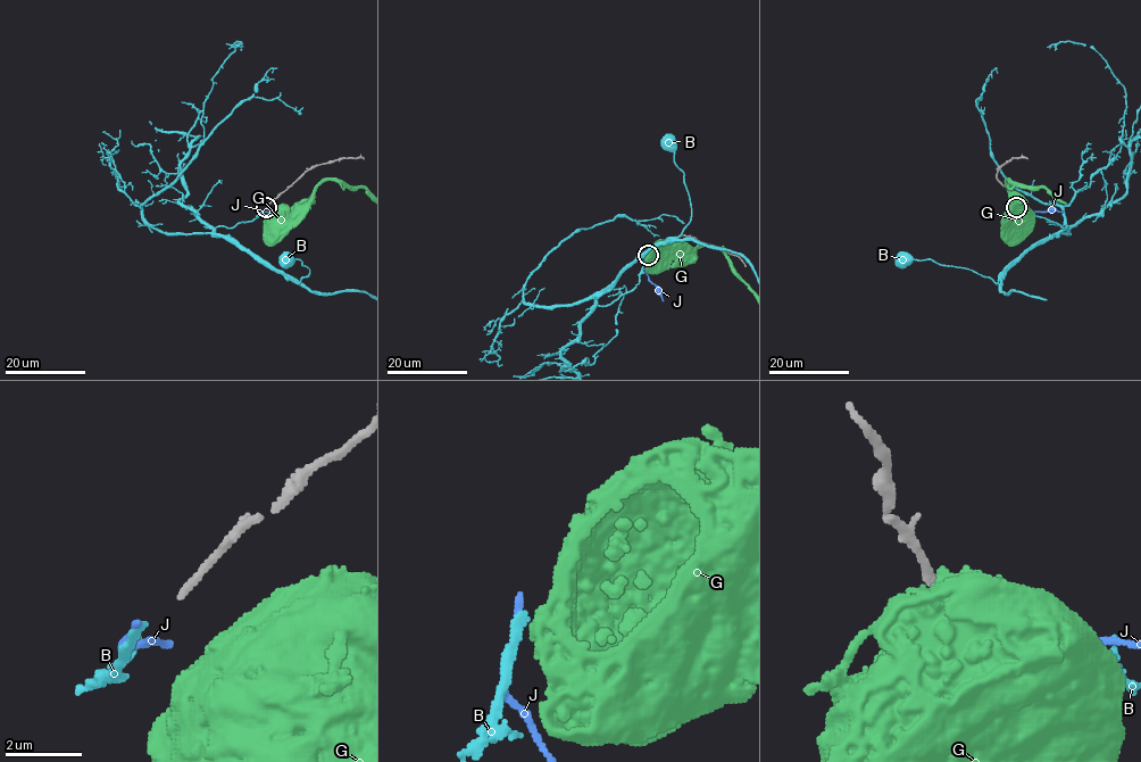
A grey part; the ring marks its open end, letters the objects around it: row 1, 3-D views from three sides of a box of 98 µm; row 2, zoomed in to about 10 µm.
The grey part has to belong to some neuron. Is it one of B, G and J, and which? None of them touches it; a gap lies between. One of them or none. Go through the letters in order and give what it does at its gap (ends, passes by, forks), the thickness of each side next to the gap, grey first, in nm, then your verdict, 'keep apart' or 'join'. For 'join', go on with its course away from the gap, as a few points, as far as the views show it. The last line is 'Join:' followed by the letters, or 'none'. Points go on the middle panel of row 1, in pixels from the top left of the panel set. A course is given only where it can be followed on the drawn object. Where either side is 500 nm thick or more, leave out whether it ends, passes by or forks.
B: it ends; calibres 200 and 180 nm; join; course (644, 259), (632, 289), (607, 305), (597, 304), (624, 270), (680, 234), (690, 218), (684, 177), (667, 141)
G: calibres 200 and 900 nm; keep apart
J: it ends; calibres 200 and 180 nm; keep apart
Join: B

